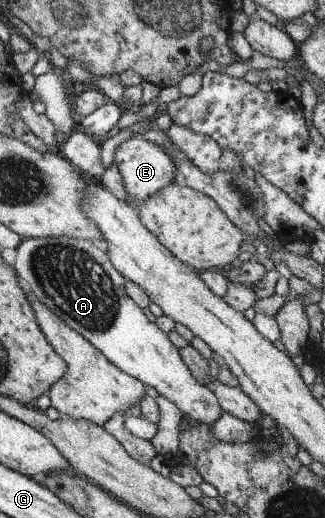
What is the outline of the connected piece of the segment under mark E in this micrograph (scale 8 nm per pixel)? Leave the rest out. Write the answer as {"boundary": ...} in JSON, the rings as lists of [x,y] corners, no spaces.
{"boundary":[[[139,135],[129,137],[114,150],[113,163],[116,164],[127,199],[132,204],[138,204],[155,194],[160,188],[178,180],[174,162],[168,157],[159,145],[154,142],[142,140]]]}

